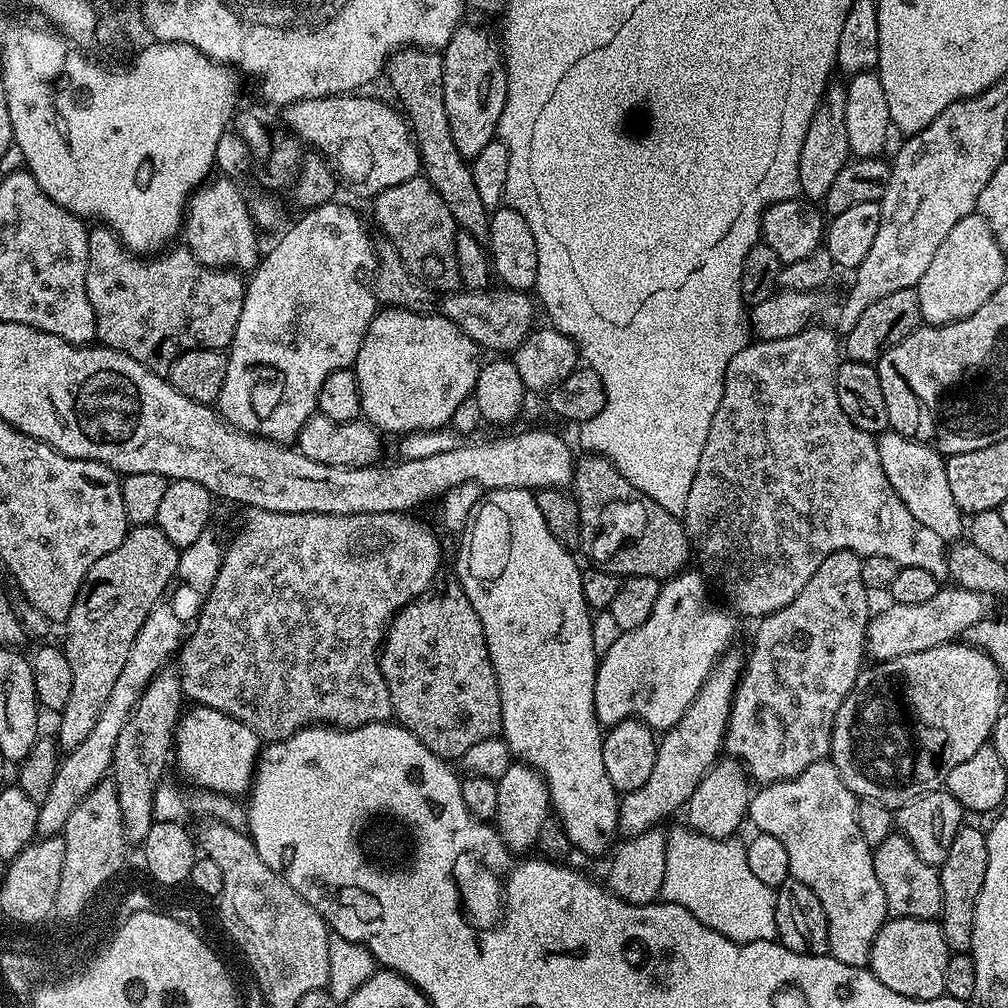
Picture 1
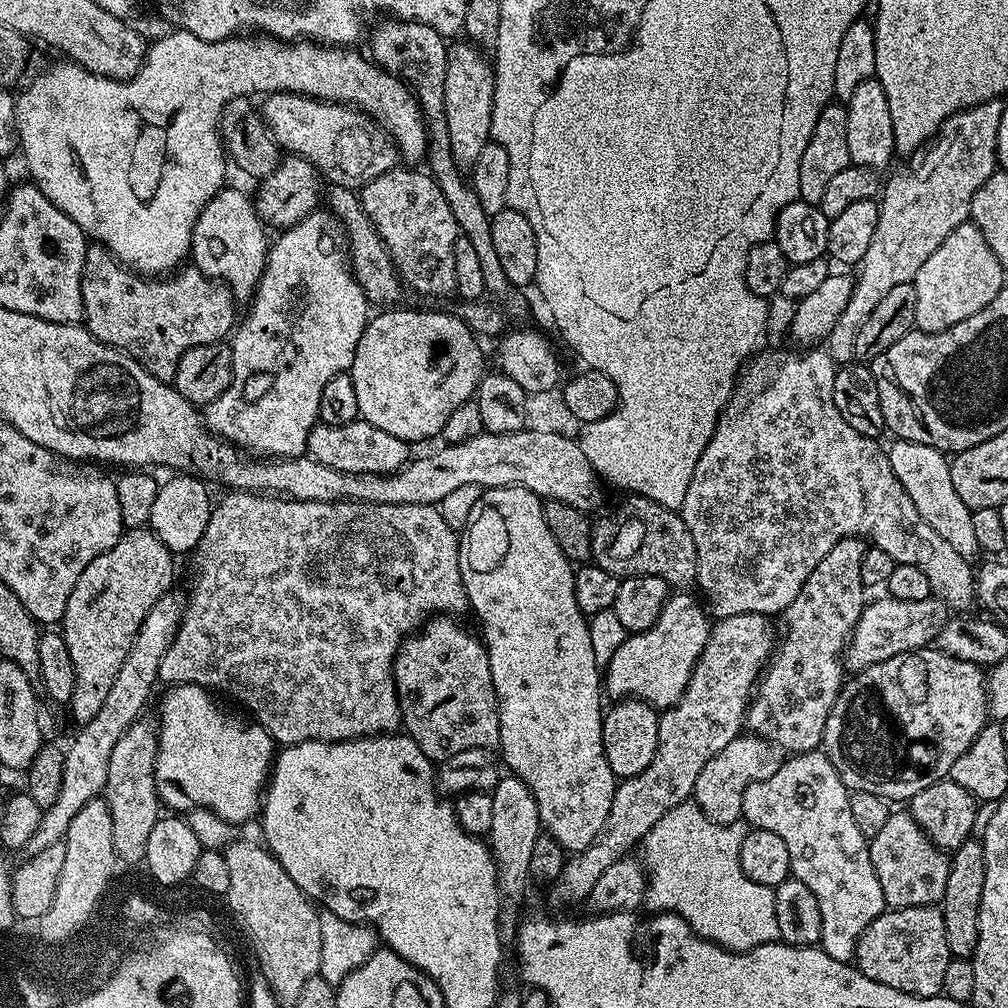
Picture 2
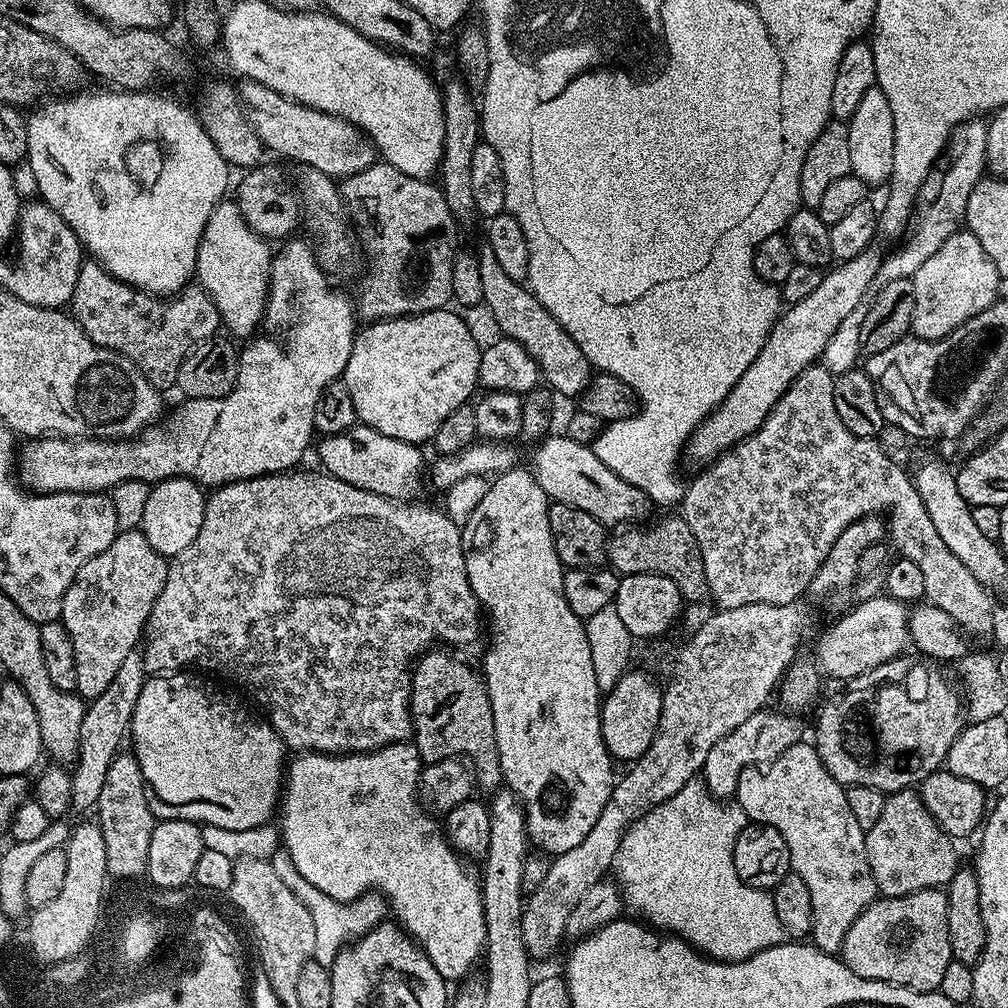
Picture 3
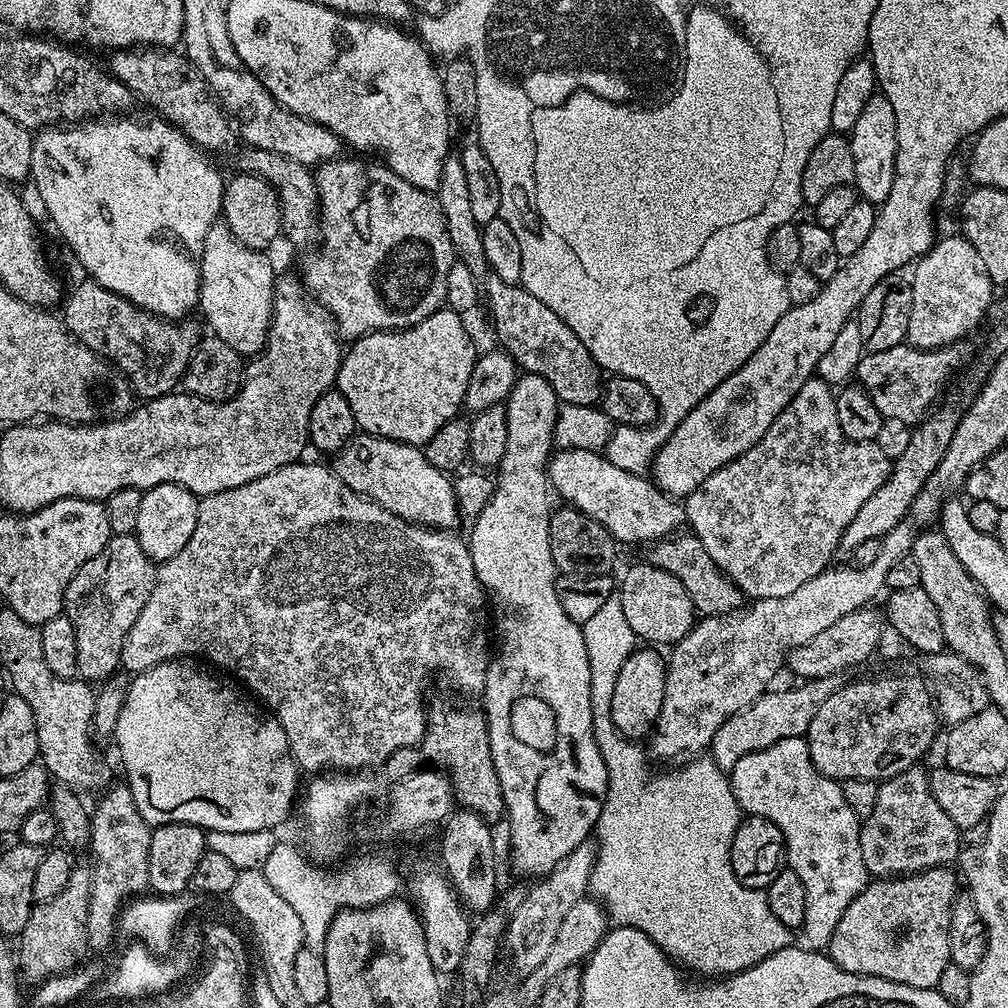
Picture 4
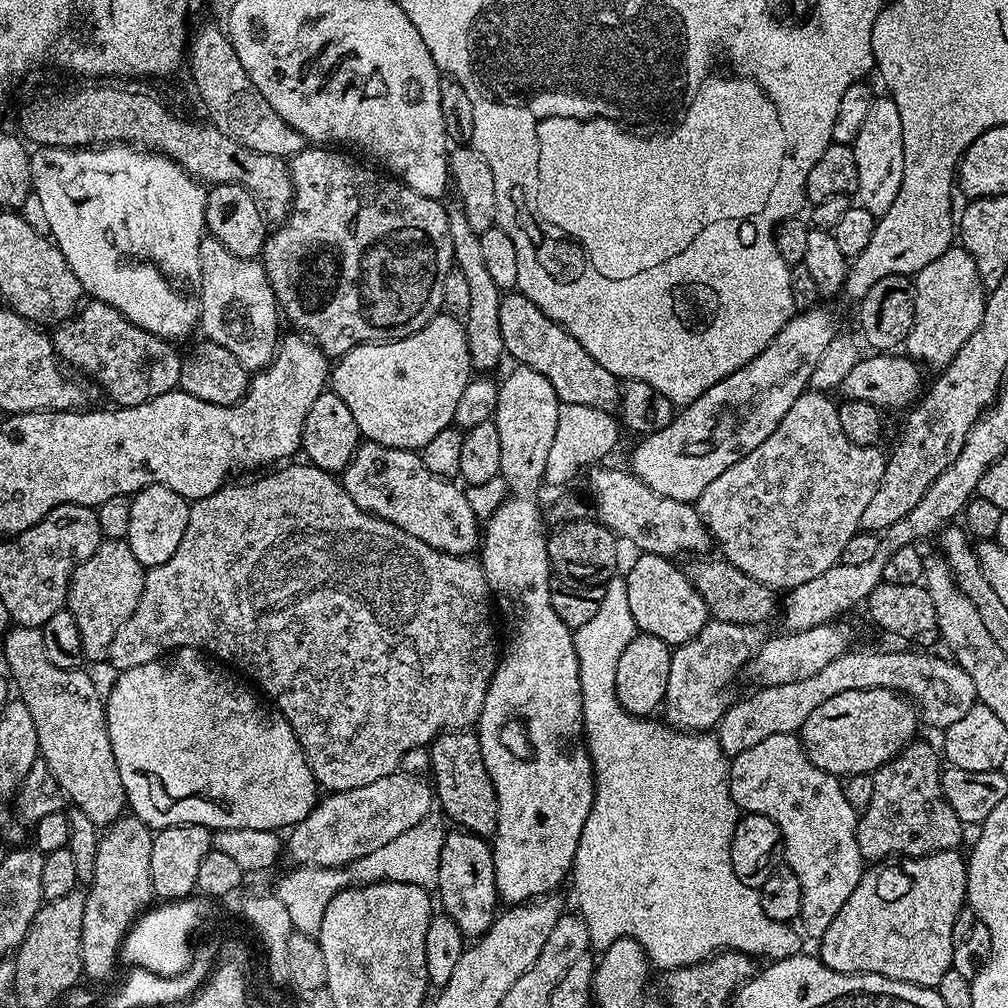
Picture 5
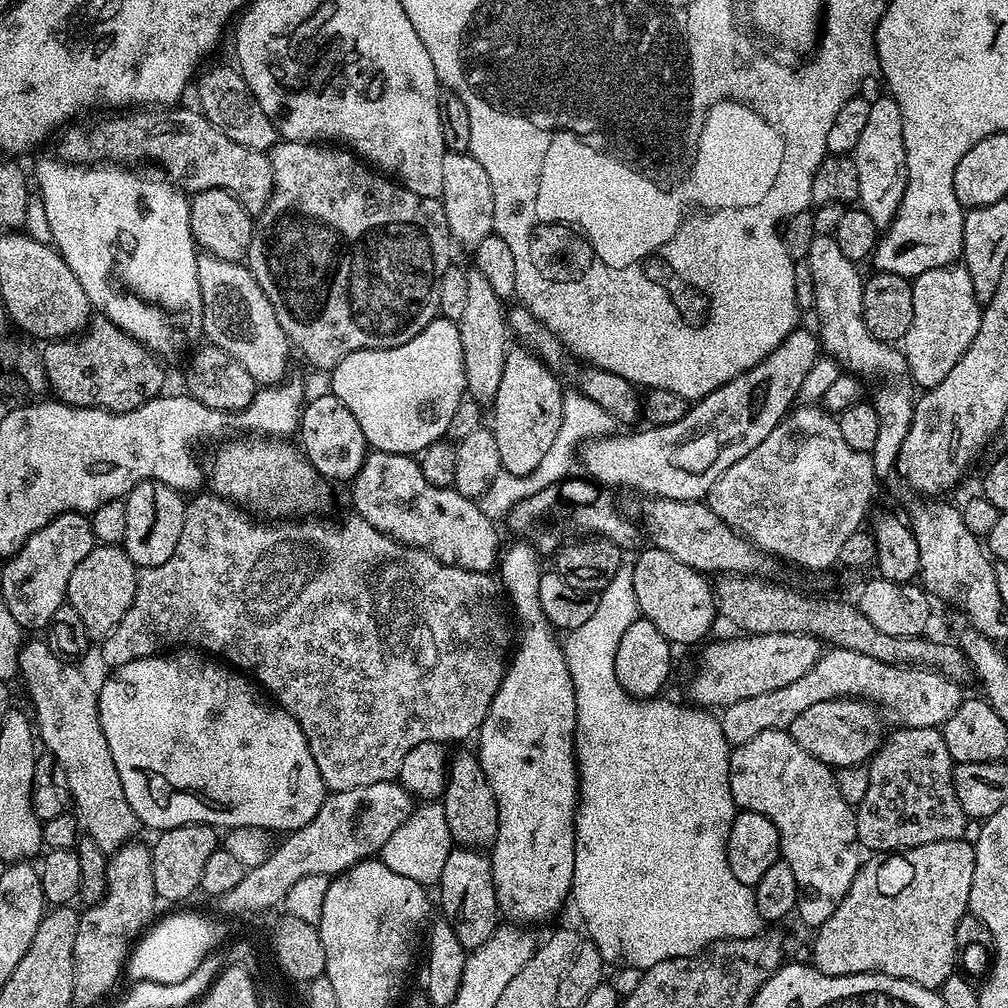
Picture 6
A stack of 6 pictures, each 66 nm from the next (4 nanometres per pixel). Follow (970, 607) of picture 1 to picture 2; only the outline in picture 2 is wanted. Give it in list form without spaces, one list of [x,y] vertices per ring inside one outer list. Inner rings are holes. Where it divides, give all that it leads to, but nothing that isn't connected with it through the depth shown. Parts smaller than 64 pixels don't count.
[[[929,598],[922,602],[902,602],[883,599],[873,604],[872,601],[865,603],[852,637],[848,639],[848,647],[842,659],[849,673],[861,672],[863,668],[886,662],[886,658],[894,658],[903,652],[915,652],[917,648],[929,647],[950,619],[950,609],[942,600]]]

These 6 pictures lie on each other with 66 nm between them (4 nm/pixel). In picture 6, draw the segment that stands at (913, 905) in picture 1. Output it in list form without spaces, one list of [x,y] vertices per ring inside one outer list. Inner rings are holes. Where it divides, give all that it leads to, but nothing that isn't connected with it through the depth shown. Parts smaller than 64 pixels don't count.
[[[902,728],[889,731],[880,748],[868,761],[869,786],[862,802],[854,808],[856,813],[856,839],[869,853],[880,854],[885,850],[903,850],[926,846],[930,842],[958,840],[965,835],[964,827],[970,817],[962,810],[954,790],[952,773],[954,761],[946,750],[944,734],[940,728]]]

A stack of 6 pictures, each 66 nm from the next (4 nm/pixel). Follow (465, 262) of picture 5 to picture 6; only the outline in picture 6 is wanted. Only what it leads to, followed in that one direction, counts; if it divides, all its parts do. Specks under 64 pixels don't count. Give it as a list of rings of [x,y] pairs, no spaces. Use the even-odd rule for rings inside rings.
[[[475,266],[466,271],[466,286],[468,288],[466,307],[459,320],[460,333],[462,334],[462,366],[464,367],[464,387],[471,399],[477,400],[481,406],[493,403],[498,394],[498,386],[502,383],[502,370],[506,370],[506,358],[510,347],[510,331],[508,327],[508,313],[505,301],[494,289],[490,282],[478,271]]]

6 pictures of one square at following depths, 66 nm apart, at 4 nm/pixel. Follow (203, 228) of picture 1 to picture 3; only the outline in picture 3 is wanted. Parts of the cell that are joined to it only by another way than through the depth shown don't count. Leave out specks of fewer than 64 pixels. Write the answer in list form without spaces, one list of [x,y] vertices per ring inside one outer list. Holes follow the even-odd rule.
[[[222,202],[217,206],[202,230],[195,279],[214,302],[221,325],[225,329],[228,327],[233,332],[233,337],[252,338],[257,335],[260,325],[264,322],[274,248],[249,226],[240,212],[239,203],[228,203]]]

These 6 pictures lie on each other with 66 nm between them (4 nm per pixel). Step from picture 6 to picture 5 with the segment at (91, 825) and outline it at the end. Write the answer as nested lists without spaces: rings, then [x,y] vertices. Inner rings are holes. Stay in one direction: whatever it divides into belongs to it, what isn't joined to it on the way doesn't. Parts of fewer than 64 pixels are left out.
[[[9,627],[2,638],[2,651],[6,654],[8,676],[14,685],[15,695],[30,710],[30,718],[34,718],[34,730],[38,730],[38,746],[40,756],[50,766],[50,774],[64,789],[64,795],[72,800],[75,807],[90,822],[98,826],[107,826],[125,815],[128,799],[122,786],[122,774],[118,774],[118,762],[114,762],[114,750],[110,746],[108,733],[108,713],[106,700],[96,689],[96,684],[80,668],[59,668],[54,666],[49,641],[39,628]]]

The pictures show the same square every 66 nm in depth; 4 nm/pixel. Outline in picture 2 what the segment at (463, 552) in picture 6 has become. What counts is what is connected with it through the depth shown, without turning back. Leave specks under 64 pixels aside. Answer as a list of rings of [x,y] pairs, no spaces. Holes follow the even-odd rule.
[[[357,418],[354,422],[346,422],[342,426],[316,423],[310,430],[307,455],[317,460],[322,466],[330,466],[330,470],[338,470],[350,474],[370,474],[385,476],[397,472],[410,459],[409,441],[394,438],[394,434],[386,434],[386,430],[378,430],[378,426],[370,426],[370,422]]]

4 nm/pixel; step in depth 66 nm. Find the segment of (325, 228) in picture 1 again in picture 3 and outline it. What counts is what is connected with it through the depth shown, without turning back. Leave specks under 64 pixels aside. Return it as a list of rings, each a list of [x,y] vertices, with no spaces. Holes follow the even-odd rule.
[[[297,238],[289,239],[287,243],[283,245],[283,247],[285,246],[285,248],[282,249],[281,252],[279,249],[278,255],[272,261],[272,271],[268,278],[268,304],[264,308],[264,322],[263,324],[260,325],[258,329],[259,335],[257,335],[255,338],[249,339],[247,343],[245,343],[245,344],[248,344],[245,346],[245,348],[241,347],[239,349],[240,365],[238,366],[238,378],[236,379],[236,385],[233,386],[233,388],[230,390],[230,394],[226,394],[222,398],[198,398],[197,400],[185,399],[183,401],[184,405],[182,405],[181,408],[178,409],[177,412],[174,413],[173,416],[170,417],[168,421],[166,421],[167,419],[165,419],[163,423],[161,423],[159,426],[149,426],[145,428],[144,431],[140,433],[140,435],[133,436],[127,440],[97,440],[95,438],[65,438],[62,436],[41,436],[39,438],[29,439],[27,443],[25,443],[28,445],[26,445],[24,449],[22,449],[23,447],[21,447],[18,452],[19,483],[23,485],[23,487],[37,494],[42,492],[103,492],[103,493],[107,493],[115,484],[121,484],[122,482],[126,482],[127,480],[145,480],[146,483],[151,486],[155,484],[157,480],[168,480],[172,476],[187,476],[188,479],[195,480],[196,483],[201,486],[209,486],[208,484],[212,484],[211,486],[219,486],[222,484],[233,484],[235,480],[253,480],[253,478],[256,476],[271,476],[278,472],[286,472],[286,471],[295,469],[297,465],[299,465],[296,463],[298,463],[299,460],[303,458],[304,451],[306,451],[308,448],[308,443],[310,443],[309,448],[310,448],[310,445],[313,443],[312,436],[314,437],[314,406],[318,403],[318,398],[322,394],[322,390],[324,389],[324,387],[326,387],[328,384],[337,383],[337,381],[339,381],[341,377],[343,377],[344,371],[346,370],[346,362],[350,362],[350,350],[352,349],[352,344],[356,340],[356,334],[358,331],[358,316],[357,316],[357,313],[354,311],[353,301],[349,299],[349,297],[347,300],[347,298],[344,297],[343,294],[340,293],[339,290],[336,289],[335,286],[332,285],[330,281],[328,281],[328,280],[331,280],[329,273],[326,273],[320,269],[320,263],[318,263],[316,260],[316,254],[311,243],[309,243],[307,239],[304,239],[304,240],[296,240],[296,239]]]

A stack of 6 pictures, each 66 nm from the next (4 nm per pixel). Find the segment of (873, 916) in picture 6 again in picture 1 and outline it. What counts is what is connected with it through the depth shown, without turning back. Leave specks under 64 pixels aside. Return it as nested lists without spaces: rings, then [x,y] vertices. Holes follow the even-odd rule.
[[[898,916],[885,920],[872,943],[868,968],[894,994],[929,1000],[944,995],[948,943],[936,920],[919,920]]]

